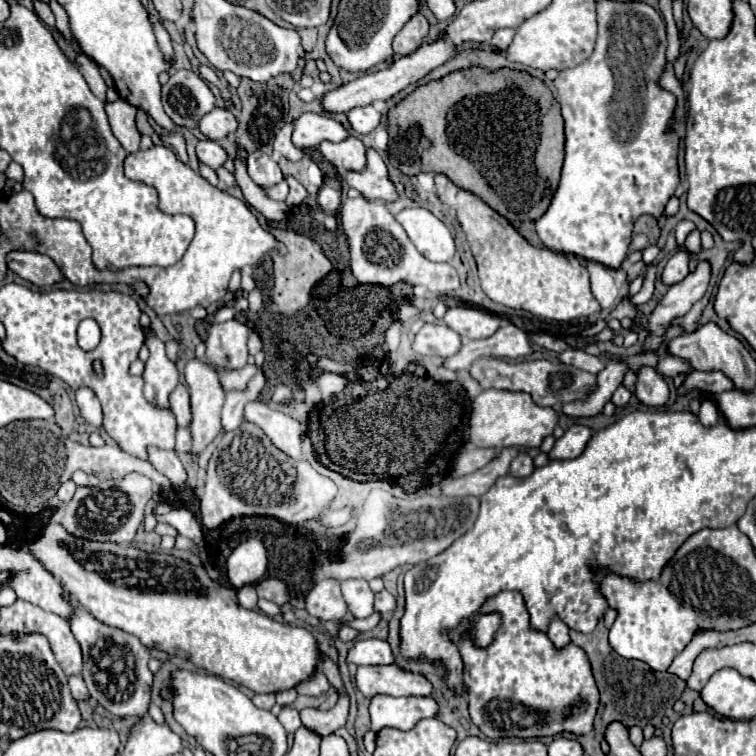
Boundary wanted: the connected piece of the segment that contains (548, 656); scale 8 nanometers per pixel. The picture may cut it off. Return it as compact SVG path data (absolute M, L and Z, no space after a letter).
M500 591L498 595L486 599L486 603L480 607L480 613L498 613L502 619L492 645L488 645L486 649L476 647L472 641L472 627L474 627L472 619L464 619L458 627L446 631L448 639L458 645L464 663L462 683L466 685L468 691L466 693L468 709L474 725L490 739L494 737L530 739L530 737L546 737L558 733L588 735L594 725L594 717L600 705L600 695L586 651L574 643L556 649L552 641L546 637L546 633L532 629L530 615L524 605L524 597L518 591Z

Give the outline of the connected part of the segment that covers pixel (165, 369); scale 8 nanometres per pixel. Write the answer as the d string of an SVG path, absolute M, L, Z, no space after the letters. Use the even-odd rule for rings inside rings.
M150 331L146 347L150 349L150 357L146 361L144 369L144 397L148 403L156 407L170 407L168 397L178 385L178 369L172 361L168 361L164 345L160 341L150 341L156 339L154 331Z

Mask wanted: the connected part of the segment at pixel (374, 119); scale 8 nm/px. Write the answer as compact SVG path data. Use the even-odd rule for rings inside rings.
M366 105L366 107L356 107L348 113L348 121L350 125L358 131L358 133L370 133L374 131L378 125L380 125L380 111L372 105Z

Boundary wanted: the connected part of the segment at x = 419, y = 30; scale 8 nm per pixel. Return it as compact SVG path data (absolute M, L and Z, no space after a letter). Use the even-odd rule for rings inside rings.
M416 13L406 25L404 29L396 35L394 39L394 51L396 55L404 57L404 55L412 55L418 47L422 47L426 43L426 37L428 37L428 21L424 15Z

